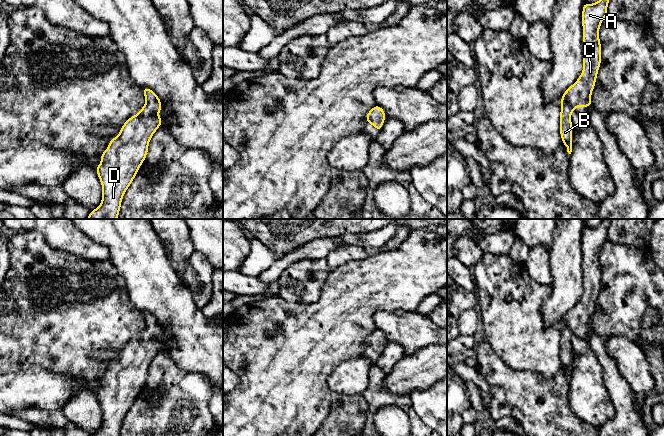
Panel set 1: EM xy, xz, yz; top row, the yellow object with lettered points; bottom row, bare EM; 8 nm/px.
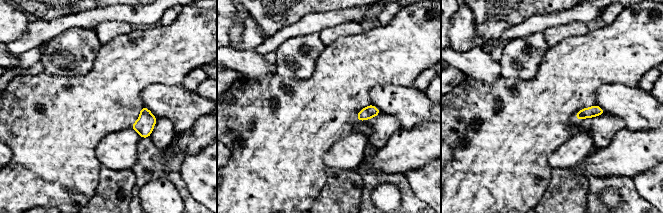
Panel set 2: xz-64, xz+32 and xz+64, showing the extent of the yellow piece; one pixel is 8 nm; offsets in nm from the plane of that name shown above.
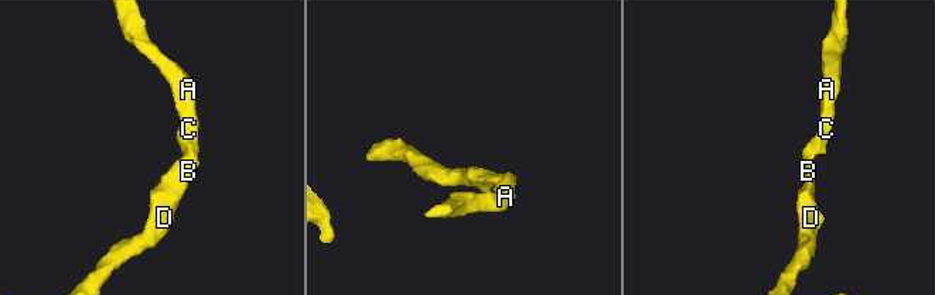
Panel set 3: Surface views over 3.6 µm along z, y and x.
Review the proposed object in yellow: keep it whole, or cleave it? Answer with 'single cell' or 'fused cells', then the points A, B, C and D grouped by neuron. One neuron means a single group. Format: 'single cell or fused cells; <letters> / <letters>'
single cell; A B C D

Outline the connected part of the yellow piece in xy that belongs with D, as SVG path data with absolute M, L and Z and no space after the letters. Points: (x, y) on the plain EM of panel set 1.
M142 312L142 314L146 324L145 329L138 338L133 339L123 348L119 359L109 364L109 371L102 376L101 387L96 392L102 408L102 424L101 428L91 436L120 436L122 422L146 383L153 358L162 348L162 343L158 339L162 332L159 321L151 313Z

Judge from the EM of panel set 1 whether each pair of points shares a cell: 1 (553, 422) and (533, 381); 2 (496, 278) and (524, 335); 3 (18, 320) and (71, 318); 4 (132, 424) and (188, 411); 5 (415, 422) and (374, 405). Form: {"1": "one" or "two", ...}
{"1": "one", "2": "one", "3": "one", "4": "one", "5": "one"}

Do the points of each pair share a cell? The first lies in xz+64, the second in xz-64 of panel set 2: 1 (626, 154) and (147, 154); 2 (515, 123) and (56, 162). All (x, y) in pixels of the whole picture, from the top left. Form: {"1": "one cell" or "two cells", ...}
{"1": "two cells", "2": "one cell"}

